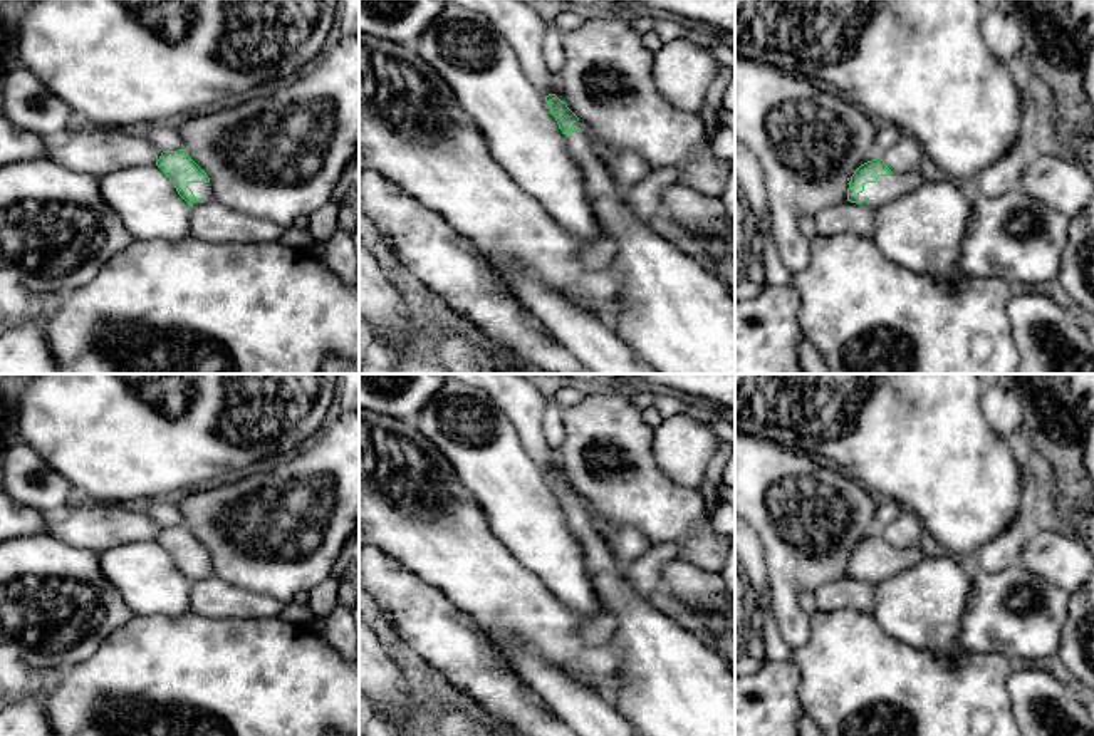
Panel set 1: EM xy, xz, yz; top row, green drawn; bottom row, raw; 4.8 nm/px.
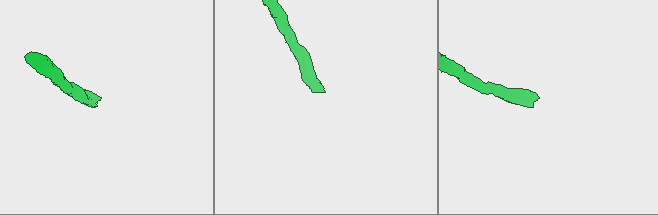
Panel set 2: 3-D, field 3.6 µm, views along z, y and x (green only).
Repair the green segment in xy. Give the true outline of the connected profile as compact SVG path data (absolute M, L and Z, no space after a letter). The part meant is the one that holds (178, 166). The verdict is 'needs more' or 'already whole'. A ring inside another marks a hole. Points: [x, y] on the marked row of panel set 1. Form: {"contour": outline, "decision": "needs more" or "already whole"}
{"contour": "M185 149L163 151L156 166L169 178L178 194L190 206L213 200L210 178Z", "decision": "needs more"}

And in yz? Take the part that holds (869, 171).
{"contour": "M881 158L861 164L851 176L847 201L878 208L906 193L916 191L926 179L914 173L894 173Z", "decision": "needs more"}

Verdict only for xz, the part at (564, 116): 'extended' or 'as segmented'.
extended

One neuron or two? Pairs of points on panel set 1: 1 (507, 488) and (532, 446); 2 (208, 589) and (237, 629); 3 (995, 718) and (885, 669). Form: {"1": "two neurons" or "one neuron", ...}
{"1": "two neurons", "2": "two neurons", "3": "one neuron"}

